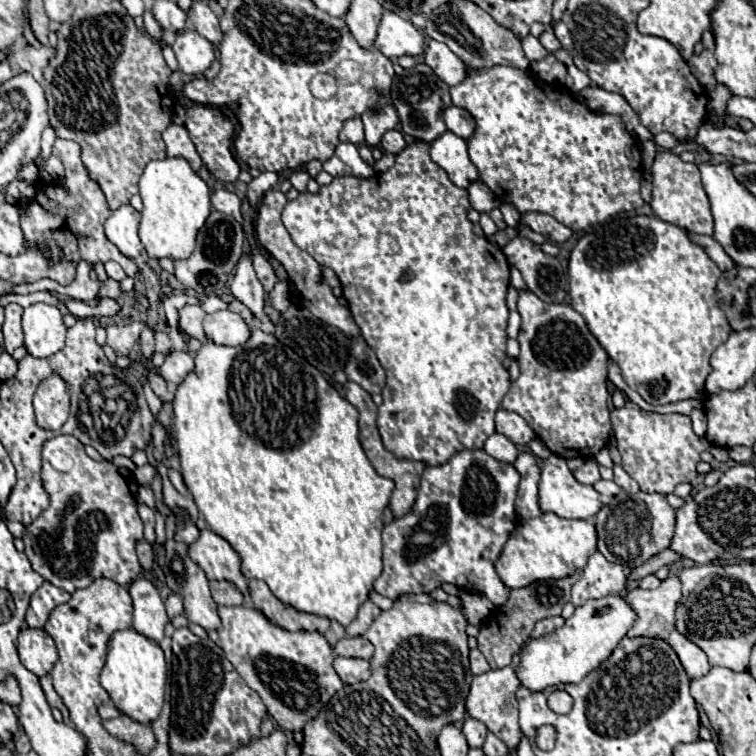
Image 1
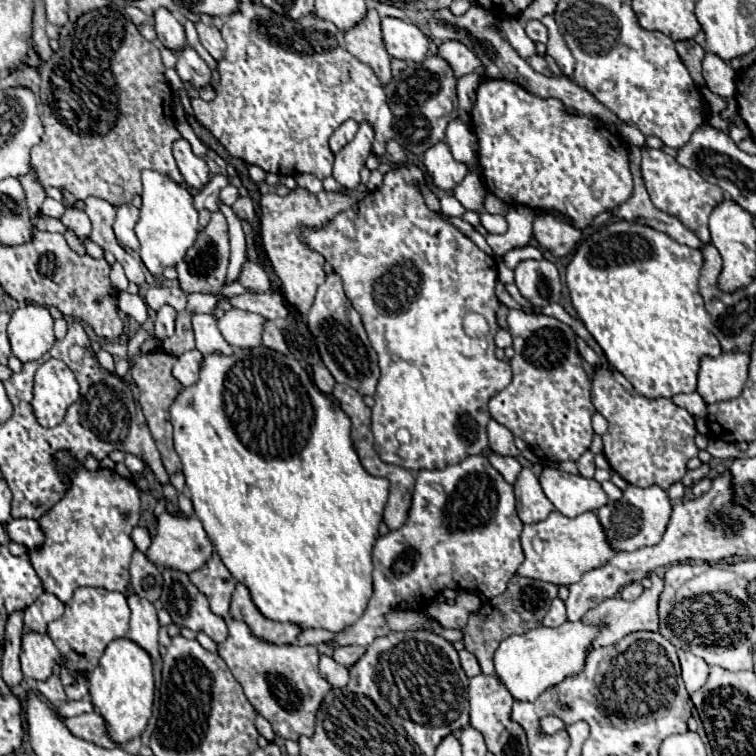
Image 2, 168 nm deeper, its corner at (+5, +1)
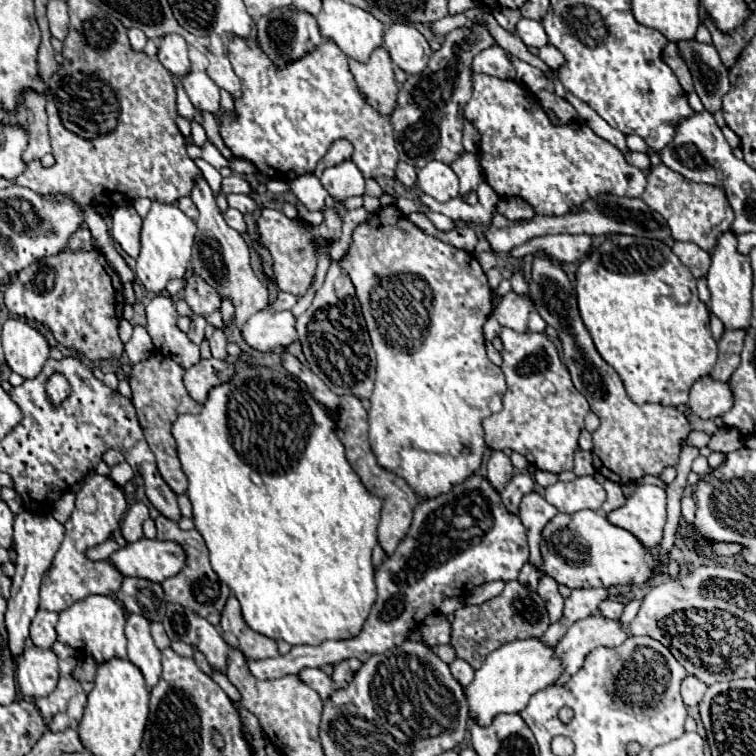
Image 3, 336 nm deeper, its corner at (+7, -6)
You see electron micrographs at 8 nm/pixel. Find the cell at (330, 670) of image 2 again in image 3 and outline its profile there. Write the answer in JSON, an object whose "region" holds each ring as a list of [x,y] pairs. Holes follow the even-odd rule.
{"region":[[[307,667],[307,669],[299,671],[299,679],[303,683],[307,683],[313,691],[317,691],[321,699],[327,699],[333,693],[333,681],[331,681],[331,677],[327,677],[321,669],[309,669]]]}

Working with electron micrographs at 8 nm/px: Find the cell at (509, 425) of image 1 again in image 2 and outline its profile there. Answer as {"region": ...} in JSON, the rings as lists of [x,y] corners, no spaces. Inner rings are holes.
{"region":[[[493,418],[489,420],[487,434],[489,434],[489,446],[493,452],[503,454],[503,456],[519,456],[521,454],[513,442],[513,434],[509,432],[509,428],[499,424],[497,420],[493,420]]]}

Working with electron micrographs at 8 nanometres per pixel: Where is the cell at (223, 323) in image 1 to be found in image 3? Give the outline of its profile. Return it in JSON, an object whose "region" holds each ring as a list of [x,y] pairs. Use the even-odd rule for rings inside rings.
{"region":[[[259,311],[247,321],[243,339],[259,351],[287,347],[289,343],[297,341],[295,317],[291,311]]]}

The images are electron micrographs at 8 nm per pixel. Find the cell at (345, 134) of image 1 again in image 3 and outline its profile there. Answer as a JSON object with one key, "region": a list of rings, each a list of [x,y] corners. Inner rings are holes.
{"region":[[[345,139],[335,141],[335,143],[331,145],[331,149],[327,151],[327,155],[321,159],[321,163],[317,165],[315,175],[321,175],[321,171],[323,171],[323,169],[333,167],[333,165],[339,165],[339,163],[343,163],[343,161],[351,159],[351,153],[353,153],[353,147],[351,147],[351,143],[349,143],[349,141],[345,141]]]}

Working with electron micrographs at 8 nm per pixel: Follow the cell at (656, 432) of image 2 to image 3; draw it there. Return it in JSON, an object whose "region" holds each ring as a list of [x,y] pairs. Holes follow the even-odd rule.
{"region":[[[537,251],[531,263],[531,281],[529,293],[535,311],[543,321],[557,331],[557,337],[563,345],[563,359],[571,373],[575,389],[589,401],[591,411],[601,419],[601,425],[593,431],[593,467],[605,479],[611,479],[619,485],[639,481],[645,475],[659,475],[663,467],[679,463],[679,441],[685,439],[691,431],[687,417],[675,409],[659,403],[635,405],[625,393],[623,381],[617,371],[603,361],[597,353],[589,331],[585,329],[579,309],[577,295],[571,279],[545,251]]]}

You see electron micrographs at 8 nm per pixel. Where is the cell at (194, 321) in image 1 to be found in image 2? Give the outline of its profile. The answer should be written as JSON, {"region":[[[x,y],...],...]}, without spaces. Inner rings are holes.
{"region":[[[193,314],[191,324],[195,332],[195,344],[201,354],[211,354],[215,350],[223,354],[233,354],[233,348],[223,340],[211,314]]]}

